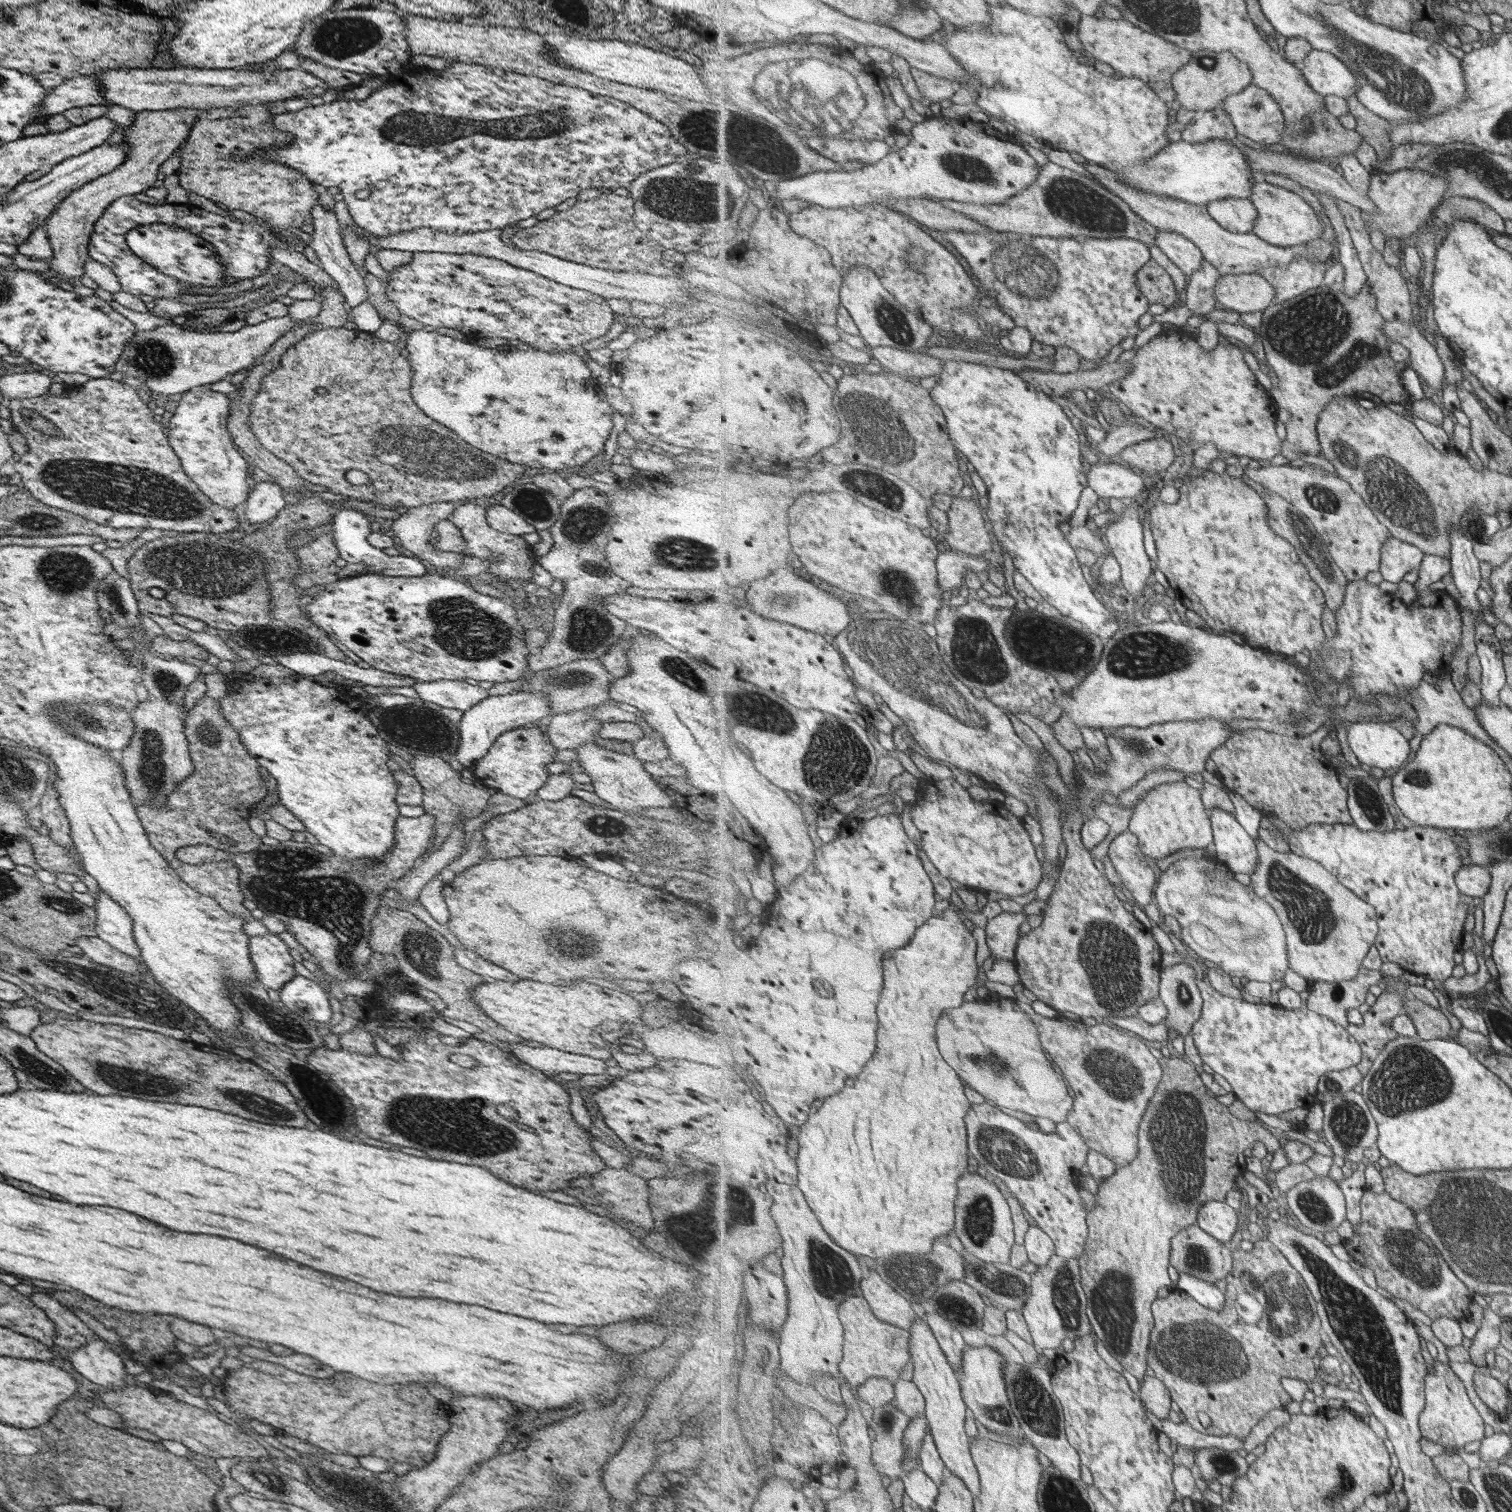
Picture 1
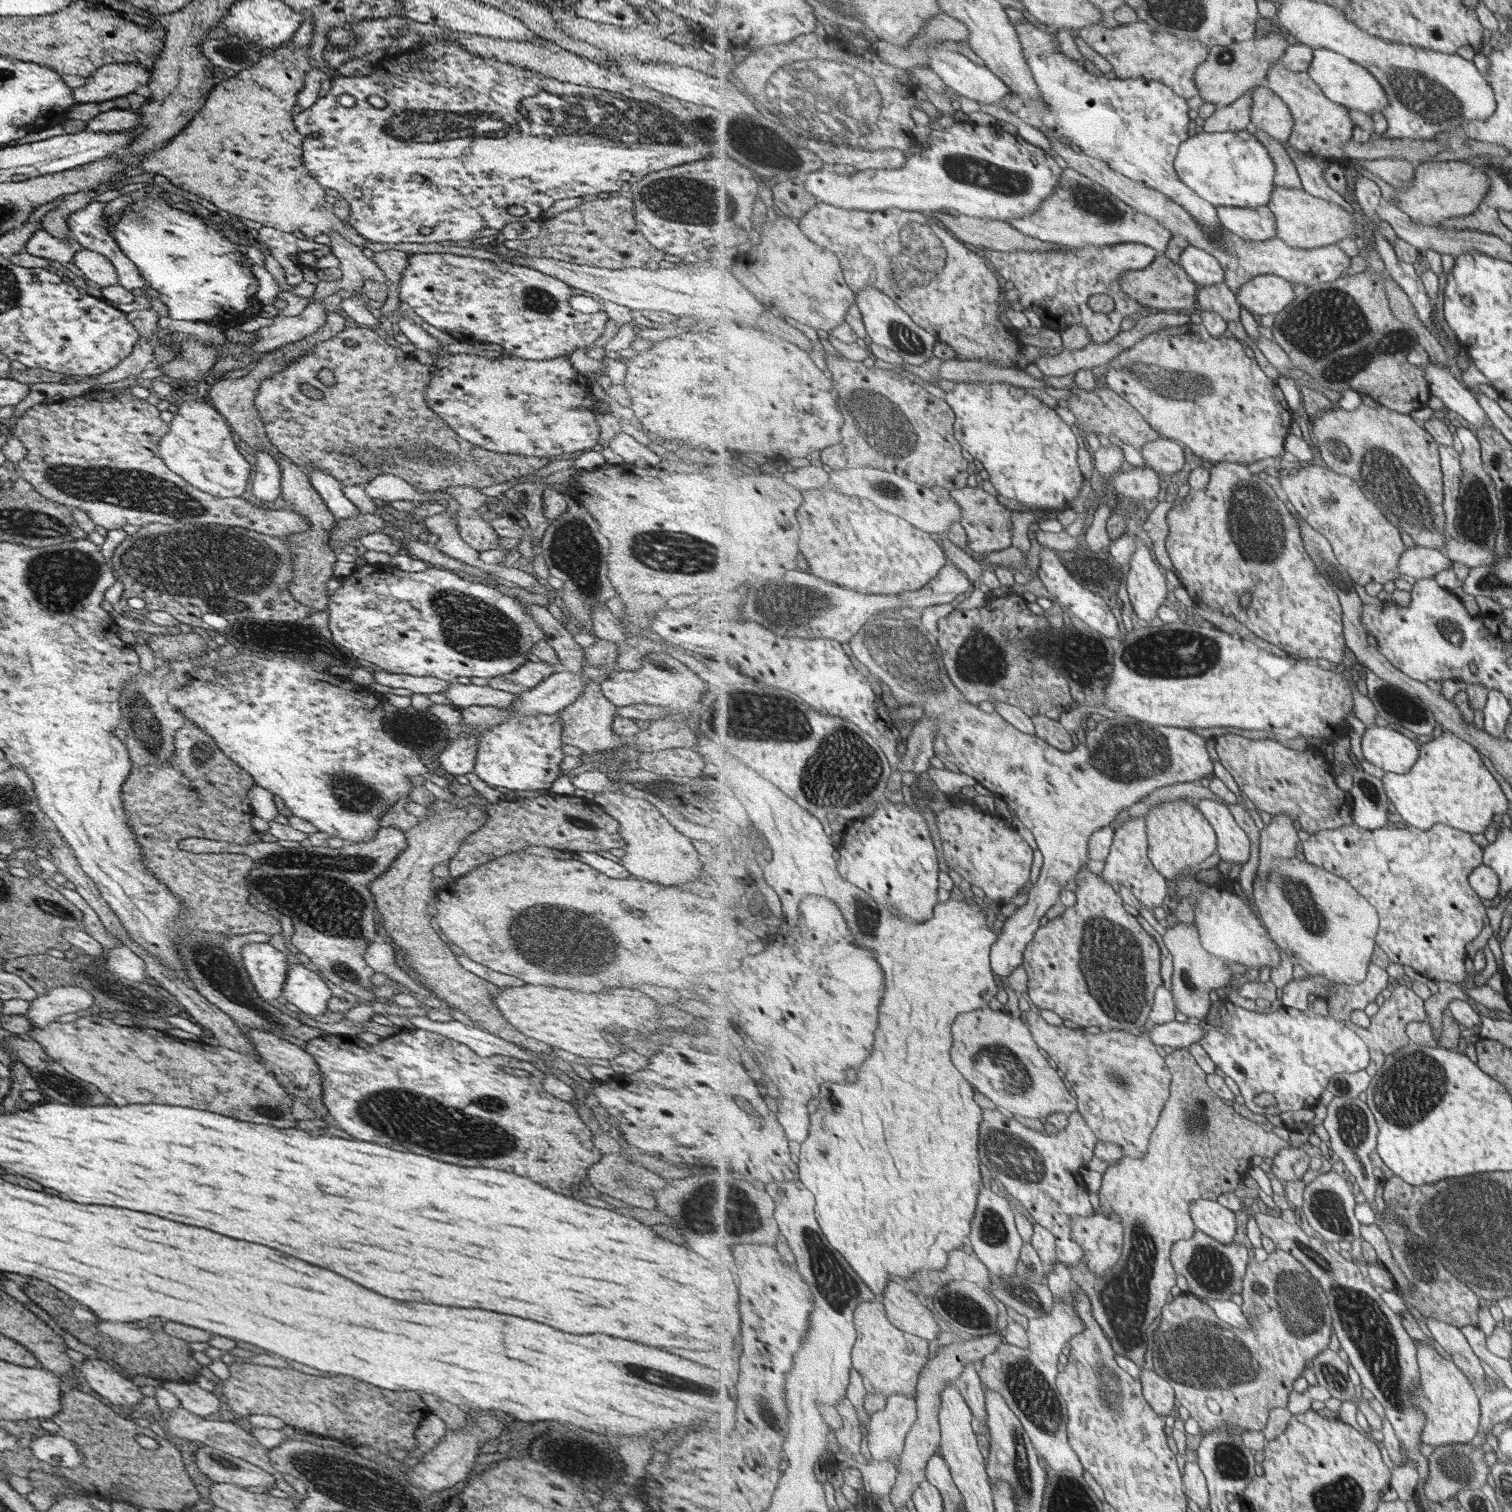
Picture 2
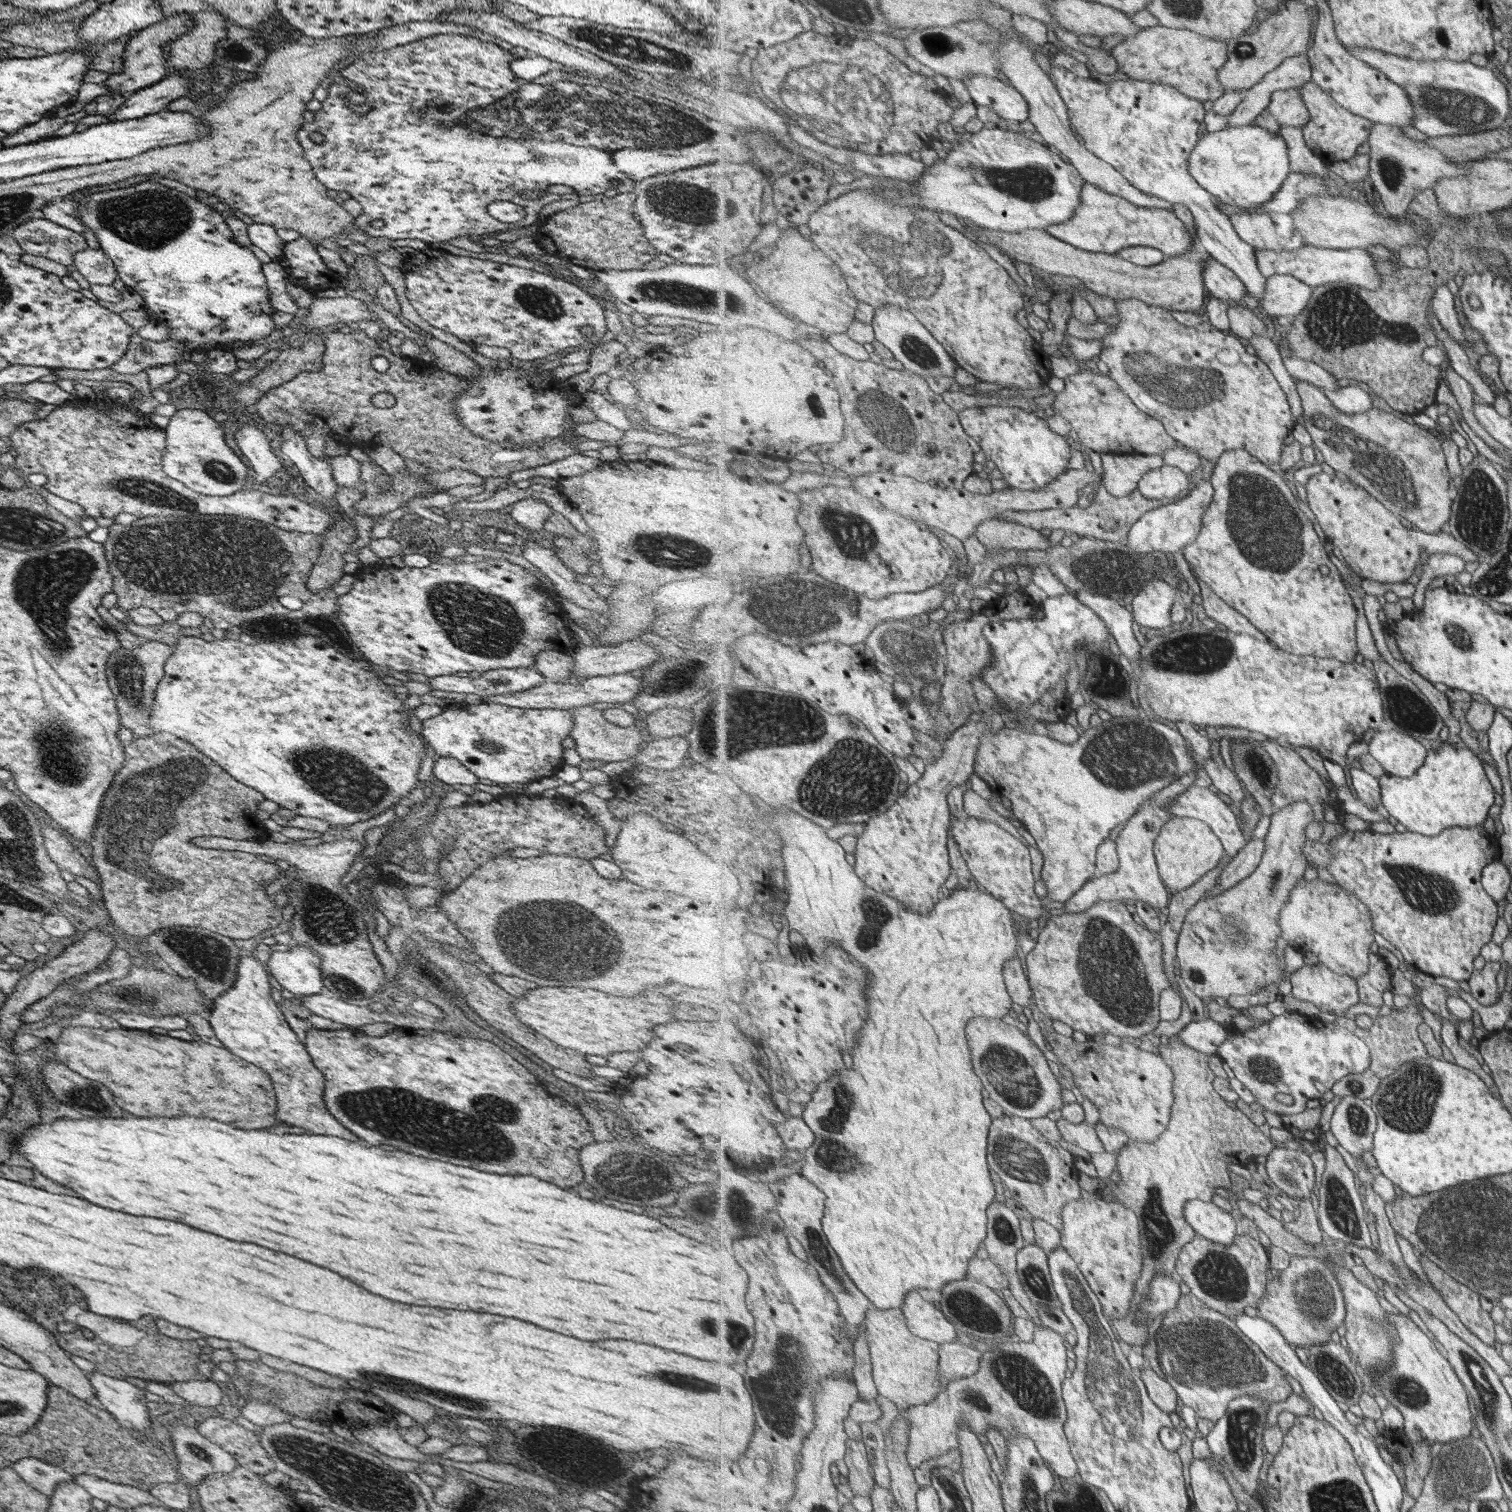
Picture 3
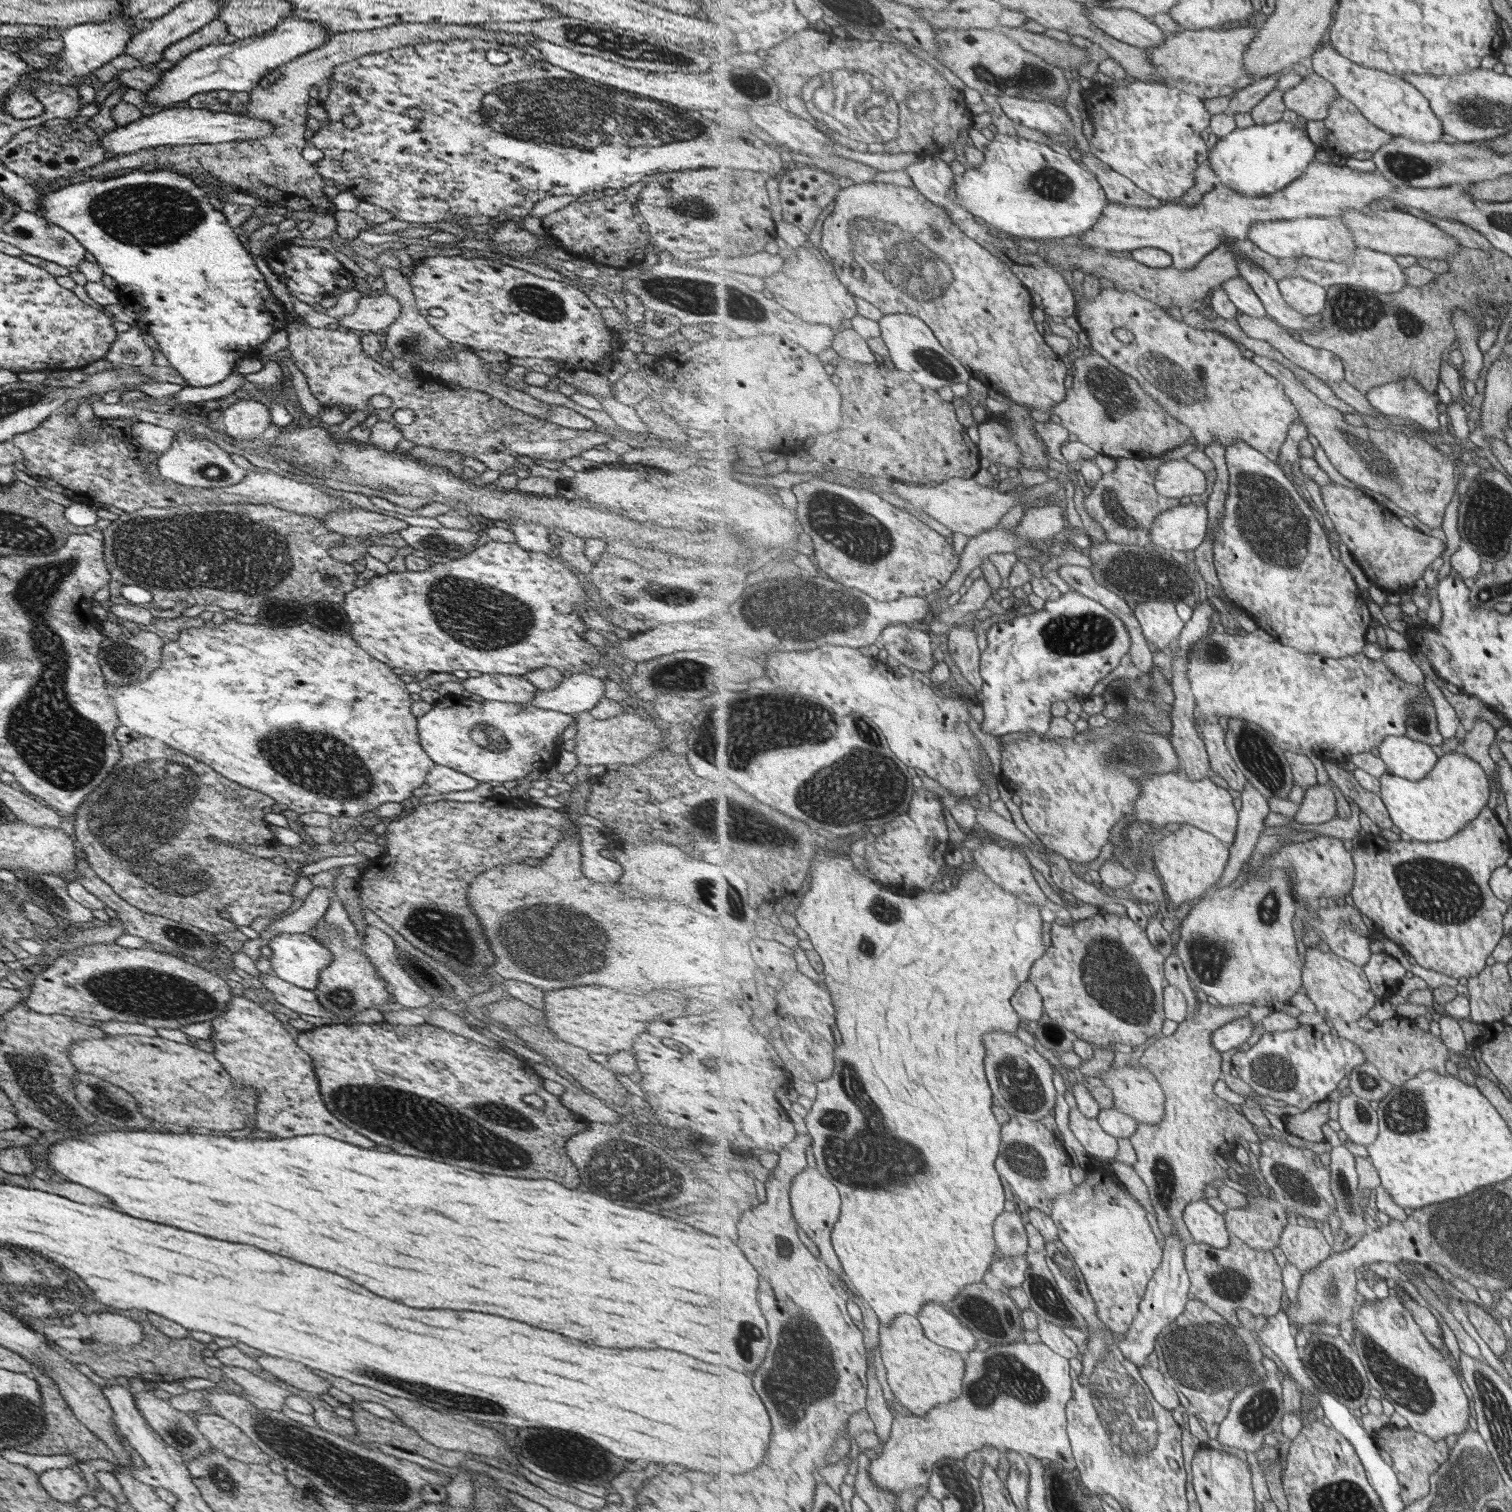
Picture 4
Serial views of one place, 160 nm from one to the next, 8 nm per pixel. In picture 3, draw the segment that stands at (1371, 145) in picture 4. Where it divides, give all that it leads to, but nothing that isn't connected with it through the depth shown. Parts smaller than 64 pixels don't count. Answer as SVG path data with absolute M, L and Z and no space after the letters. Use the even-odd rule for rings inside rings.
M1311 80L1297 89L1301 91L1305 104L1312 113L1312 120L1304 127L1305 142L1307 142L1311 151L1325 162L1353 158L1357 155L1359 146L1368 142L1370 137L1373 136L1376 123L1363 116L1357 116L1356 113L1352 113L1348 108L1341 106L1315 81Z

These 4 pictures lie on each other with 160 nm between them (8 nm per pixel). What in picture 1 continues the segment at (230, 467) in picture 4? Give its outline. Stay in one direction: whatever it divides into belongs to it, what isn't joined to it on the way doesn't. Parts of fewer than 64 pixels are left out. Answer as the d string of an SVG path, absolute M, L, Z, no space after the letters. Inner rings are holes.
M197 386L180 395L175 414L169 419L166 436L168 445L178 458L181 470L193 481L198 490L213 504L233 509L246 500L247 461L233 448L226 430L231 401L219 392L211 392L207 386Z

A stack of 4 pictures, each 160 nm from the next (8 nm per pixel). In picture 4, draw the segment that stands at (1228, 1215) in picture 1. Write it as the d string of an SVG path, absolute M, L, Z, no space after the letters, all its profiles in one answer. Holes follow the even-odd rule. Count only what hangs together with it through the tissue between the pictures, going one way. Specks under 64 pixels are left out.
M1206 1200L1189 1203L1184 1210L1184 1221L1192 1232L1193 1242L1204 1242L1217 1250L1230 1246L1231 1234L1224 1214L1215 1212Z

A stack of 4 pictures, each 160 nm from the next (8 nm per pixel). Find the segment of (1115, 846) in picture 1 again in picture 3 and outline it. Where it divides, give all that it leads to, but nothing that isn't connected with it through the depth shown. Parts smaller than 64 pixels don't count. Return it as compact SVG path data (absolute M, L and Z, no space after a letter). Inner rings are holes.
M1191 771L1189 774L1181 777L1175 783L1157 792L1151 800L1143 804L1135 816L1132 816L1123 830L1121 830L1116 839L1117 852L1119 854L1119 869L1113 874L1099 874L1095 876L1084 888L1073 896L1072 900L1065 903L1065 912L1080 913L1093 908L1095 903L1102 901L1120 901L1133 900L1150 904L1157 909L1167 907L1171 901L1172 891L1163 883L1161 878L1156 856L1154 854L1154 845L1161 833L1163 826L1170 820L1171 814L1168 811L1170 804L1177 798L1177 795L1183 794L1187 789L1195 784L1197 775L1202 771Z

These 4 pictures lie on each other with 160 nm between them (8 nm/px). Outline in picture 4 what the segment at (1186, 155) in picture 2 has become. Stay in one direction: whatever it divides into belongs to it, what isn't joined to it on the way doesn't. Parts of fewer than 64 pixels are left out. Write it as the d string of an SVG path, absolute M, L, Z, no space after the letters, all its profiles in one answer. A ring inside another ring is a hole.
M1281 119L1279 122L1238 128L1235 132L1218 139L1209 150L1209 160L1220 183L1225 183L1234 191L1252 196L1267 196L1287 188L1304 174L1315 161L1317 146L1295 123Z

